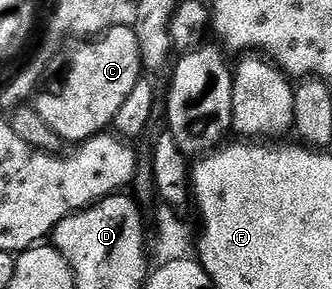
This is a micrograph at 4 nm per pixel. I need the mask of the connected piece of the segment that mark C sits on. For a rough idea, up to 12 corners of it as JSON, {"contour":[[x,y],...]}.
{"contour":[[133,26],[79,42],[32,99],[67,144],[113,128],[144,68]]}

